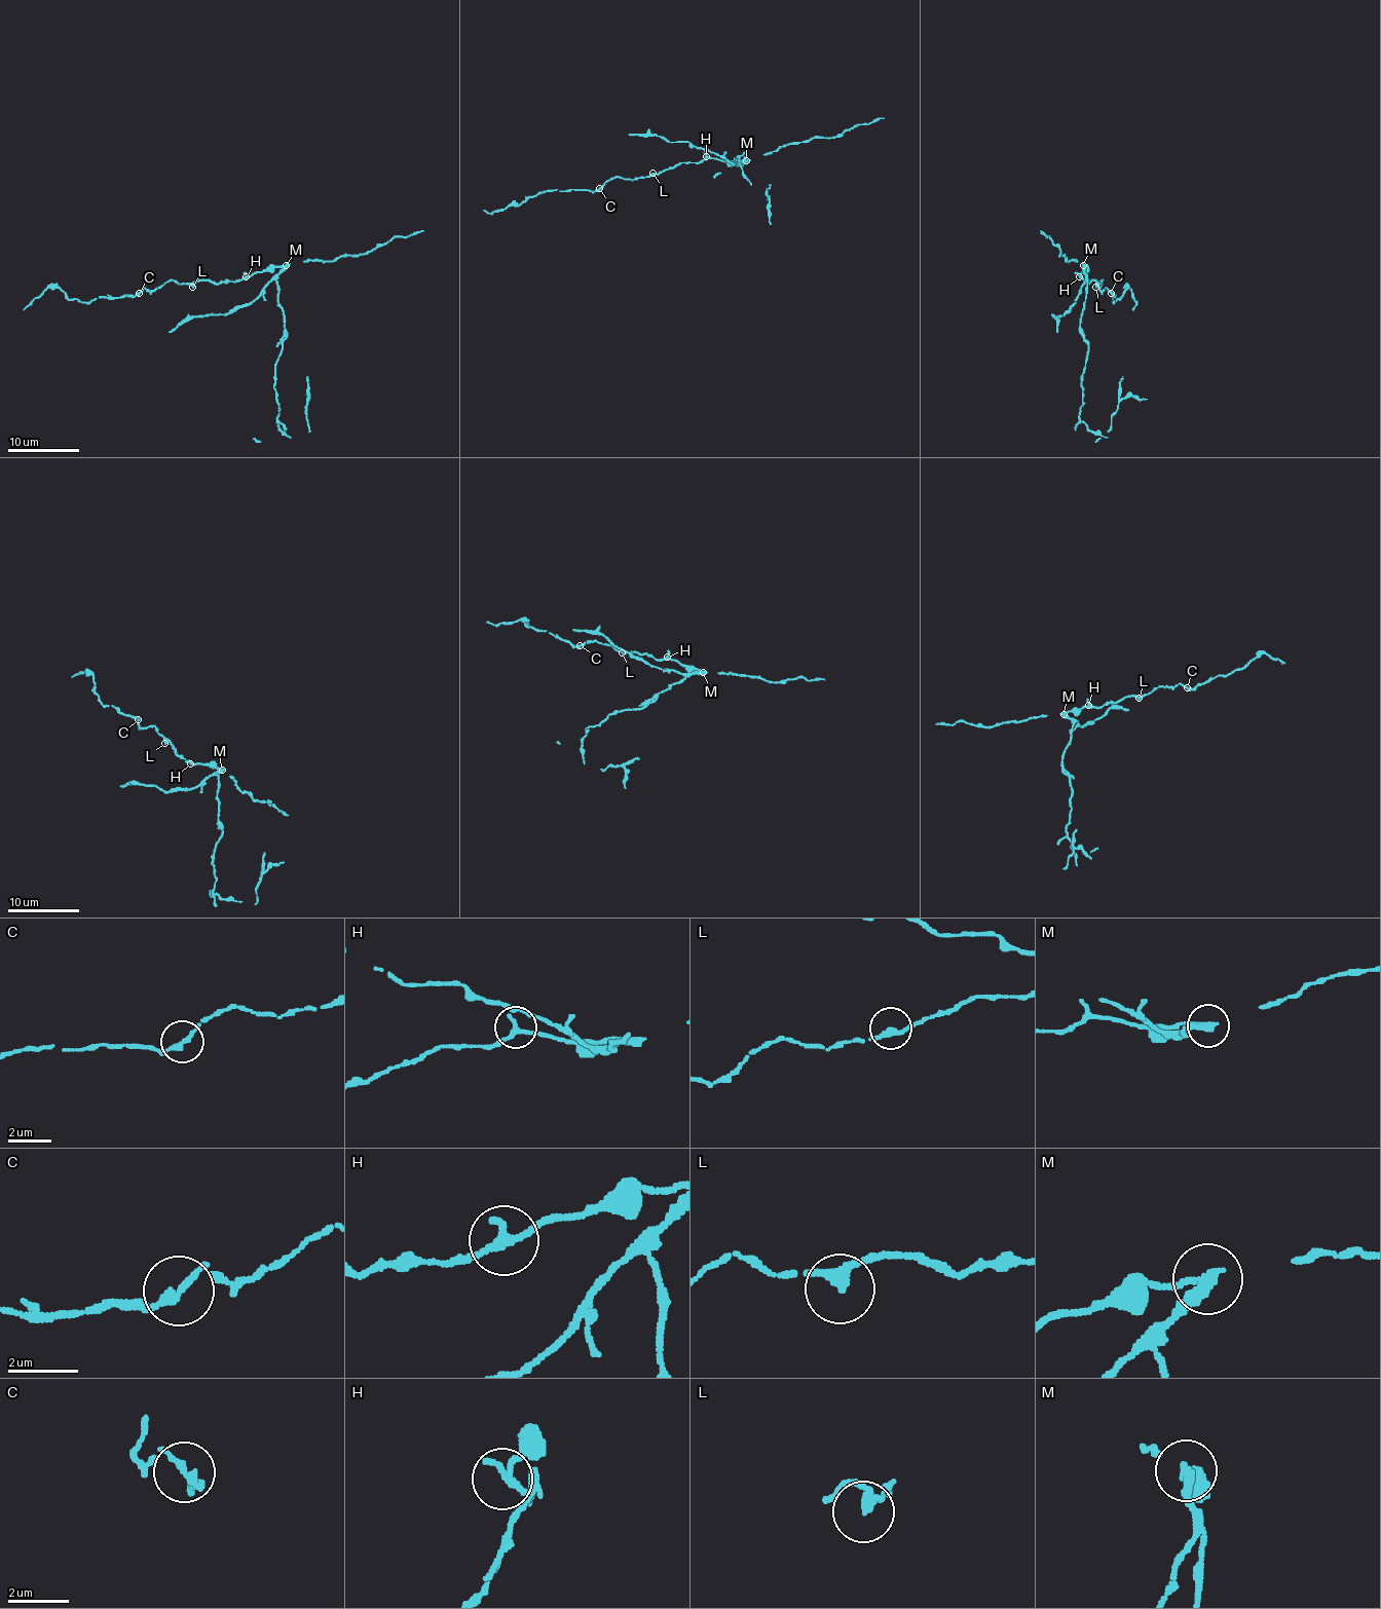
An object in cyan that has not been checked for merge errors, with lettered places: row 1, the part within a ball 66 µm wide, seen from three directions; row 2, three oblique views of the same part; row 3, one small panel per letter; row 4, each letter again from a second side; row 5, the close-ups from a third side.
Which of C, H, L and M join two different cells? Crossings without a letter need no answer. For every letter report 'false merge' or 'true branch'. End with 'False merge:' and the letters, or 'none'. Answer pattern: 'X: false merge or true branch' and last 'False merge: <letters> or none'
C: true branch
H: true branch
L: true branch
M: false merge
False merge: M

